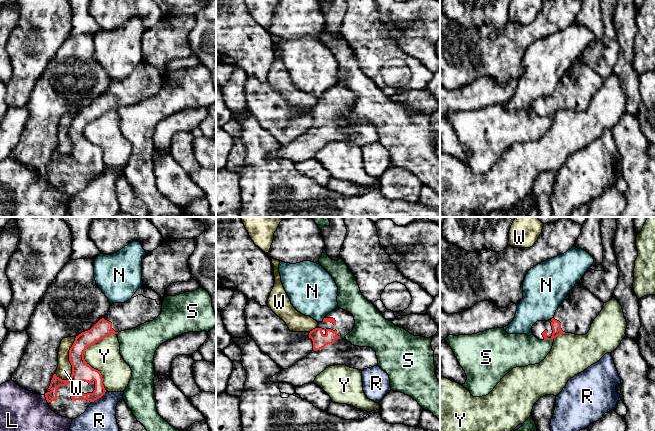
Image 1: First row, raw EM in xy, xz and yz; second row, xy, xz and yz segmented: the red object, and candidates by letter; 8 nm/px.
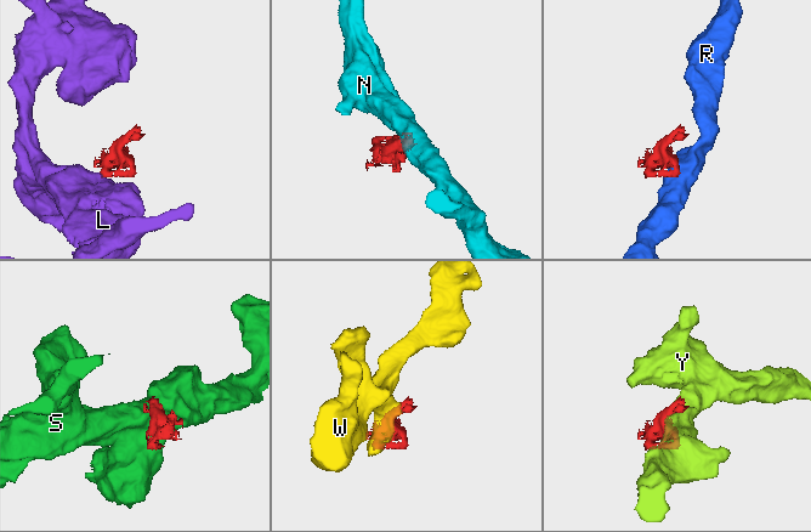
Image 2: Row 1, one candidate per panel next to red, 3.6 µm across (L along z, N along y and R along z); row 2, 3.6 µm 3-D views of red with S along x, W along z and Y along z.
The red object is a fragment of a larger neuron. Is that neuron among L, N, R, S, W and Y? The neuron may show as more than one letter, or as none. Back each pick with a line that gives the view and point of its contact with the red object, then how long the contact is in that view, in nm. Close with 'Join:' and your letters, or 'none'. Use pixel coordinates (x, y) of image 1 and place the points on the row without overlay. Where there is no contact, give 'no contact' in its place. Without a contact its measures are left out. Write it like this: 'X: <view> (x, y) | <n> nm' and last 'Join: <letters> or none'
Join: none

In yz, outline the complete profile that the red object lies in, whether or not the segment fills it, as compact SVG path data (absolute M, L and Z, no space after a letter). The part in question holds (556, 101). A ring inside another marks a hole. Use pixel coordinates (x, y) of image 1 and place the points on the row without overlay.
M574 62L569 70L571 74L559 81L552 95L537 97L532 102L532 109L539 116L554 115L565 109L585 111L590 106L604 79L584 63Z

